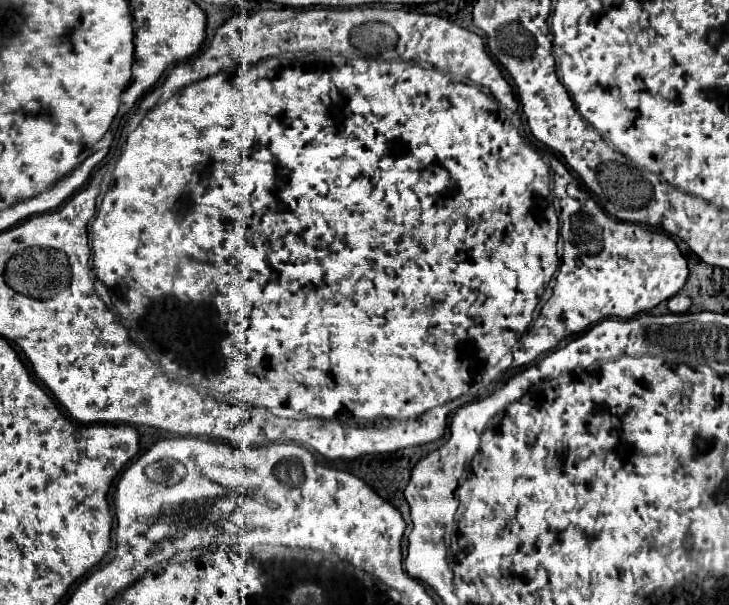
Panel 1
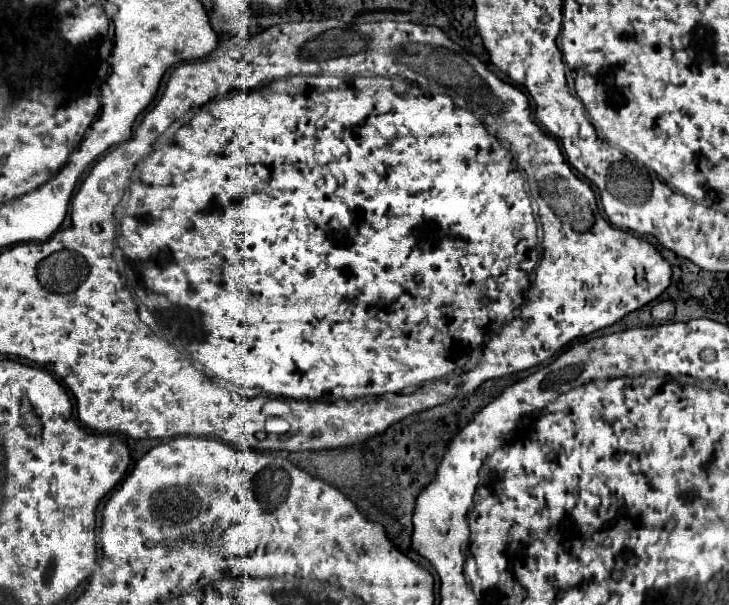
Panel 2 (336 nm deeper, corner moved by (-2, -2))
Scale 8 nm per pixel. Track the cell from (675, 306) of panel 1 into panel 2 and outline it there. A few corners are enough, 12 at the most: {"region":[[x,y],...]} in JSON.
{"region":[[657,302],[651,308],[655,322],[675,316],[673,302]]}

